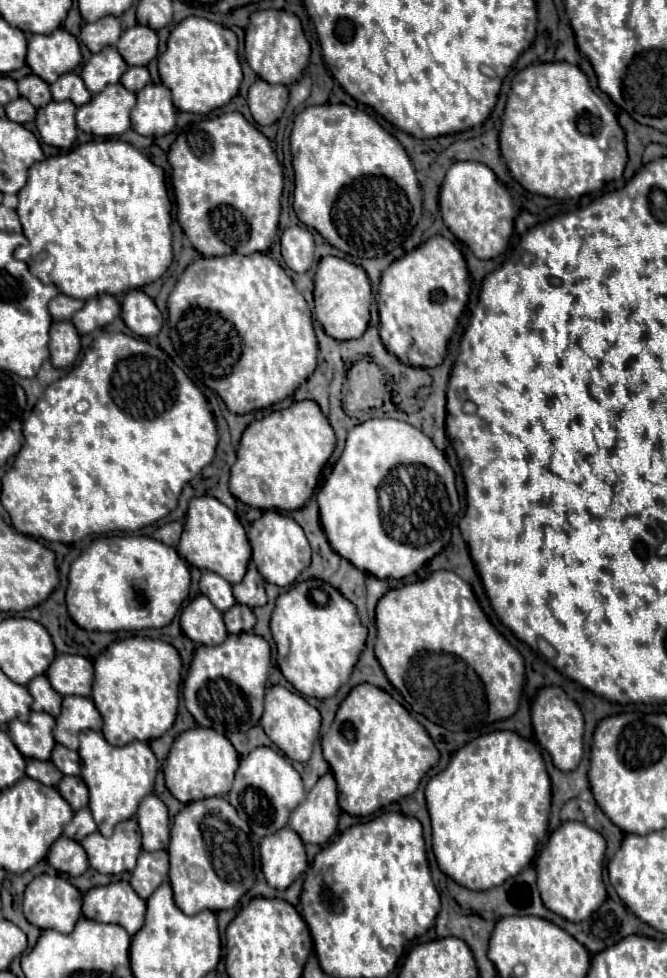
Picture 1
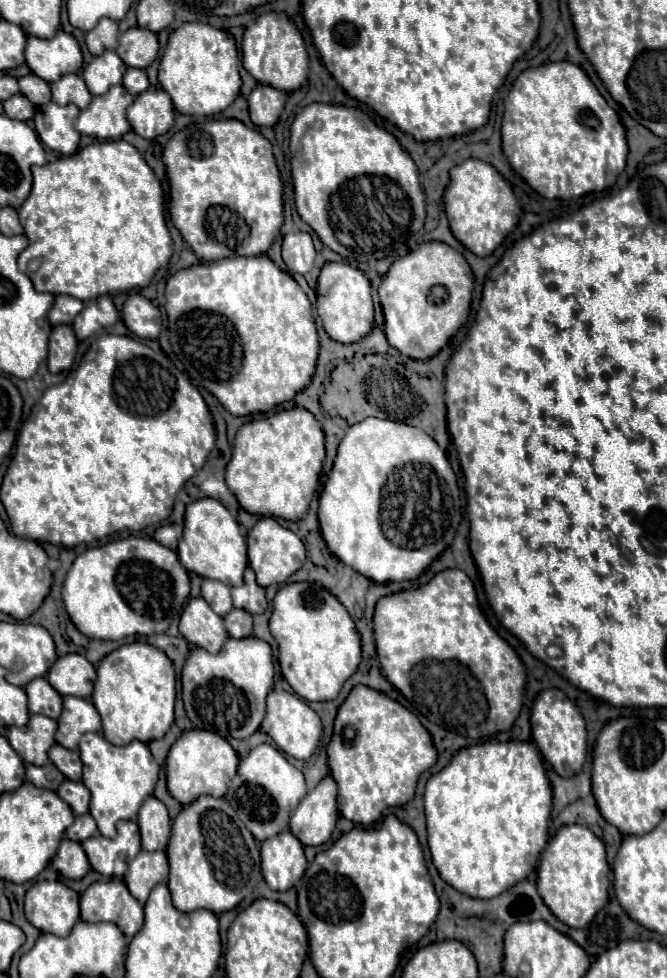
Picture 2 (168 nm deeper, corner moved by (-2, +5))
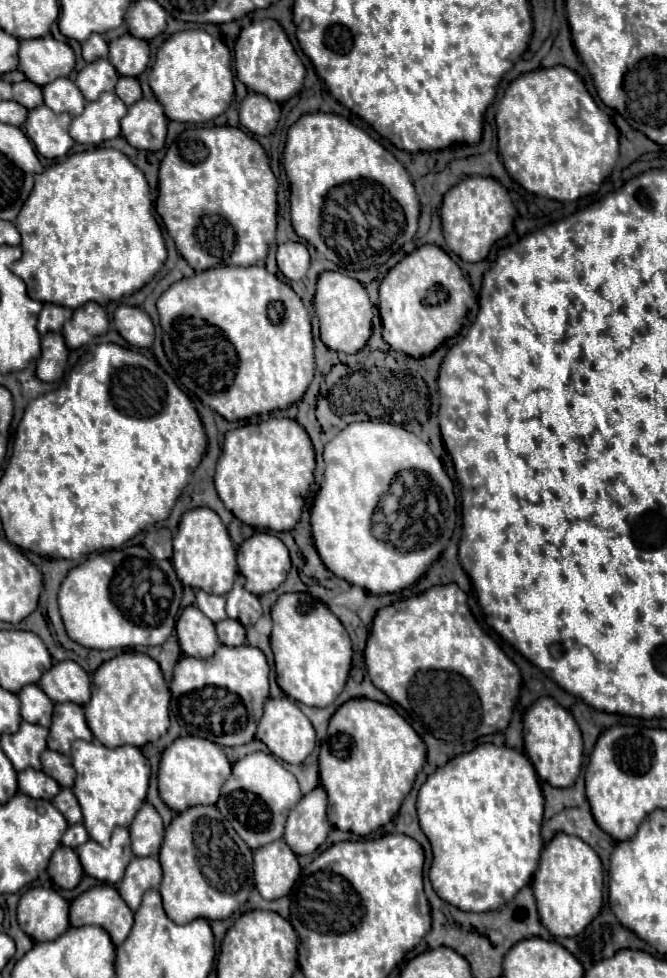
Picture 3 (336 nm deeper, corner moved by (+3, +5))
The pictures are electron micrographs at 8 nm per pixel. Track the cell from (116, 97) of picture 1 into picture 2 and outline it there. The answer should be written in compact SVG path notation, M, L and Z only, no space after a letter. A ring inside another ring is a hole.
M114 86L102 96L94 96L88 108L84 108L76 120L80 134L100 140L120 138L130 130L126 120L126 108L134 102L132 94L124 86Z

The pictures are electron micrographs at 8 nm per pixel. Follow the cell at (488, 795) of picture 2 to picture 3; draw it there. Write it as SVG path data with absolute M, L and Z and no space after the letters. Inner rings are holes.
M479 744L471 752L463 752L437 768L419 788L417 814L425 836L429 836L433 862L429 880L437 894L449 904L465 912L487 912L501 908L523 886L531 882L543 849L541 822L543 822L543 792L537 772L525 752L507 746Z

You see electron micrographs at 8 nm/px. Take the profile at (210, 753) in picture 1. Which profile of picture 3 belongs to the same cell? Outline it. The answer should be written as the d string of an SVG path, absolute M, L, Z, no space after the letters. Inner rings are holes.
M183 736L163 750L159 764L159 794L175 812L183 812L193 804L215 804L229 776L231 762L219 744L197 736Z

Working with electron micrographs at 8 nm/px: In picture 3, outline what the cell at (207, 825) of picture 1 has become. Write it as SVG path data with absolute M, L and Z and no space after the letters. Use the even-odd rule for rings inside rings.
M193 806L177 814L165 830L159 862L163 868L161 898L167 916L177 924L195 918L223 920L247 902L253 884L251 848L221 816L217 806Z

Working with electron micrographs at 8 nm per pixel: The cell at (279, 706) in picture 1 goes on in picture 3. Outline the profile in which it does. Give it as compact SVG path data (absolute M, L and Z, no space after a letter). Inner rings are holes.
M289 696L267 698L265 714L257 724L255 738L259 738L277 758L289 764L301 764L315 748L315 728Z

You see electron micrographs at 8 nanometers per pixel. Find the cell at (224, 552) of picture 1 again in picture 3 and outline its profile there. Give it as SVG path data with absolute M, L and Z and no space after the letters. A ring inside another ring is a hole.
M193 508L183 514L179 530L173 538L173 558L171 558L179 580L191 588L201 588L205 592L227 594L233 588L237 576L237 560L231 536L221 522L219 514L211 508Z

